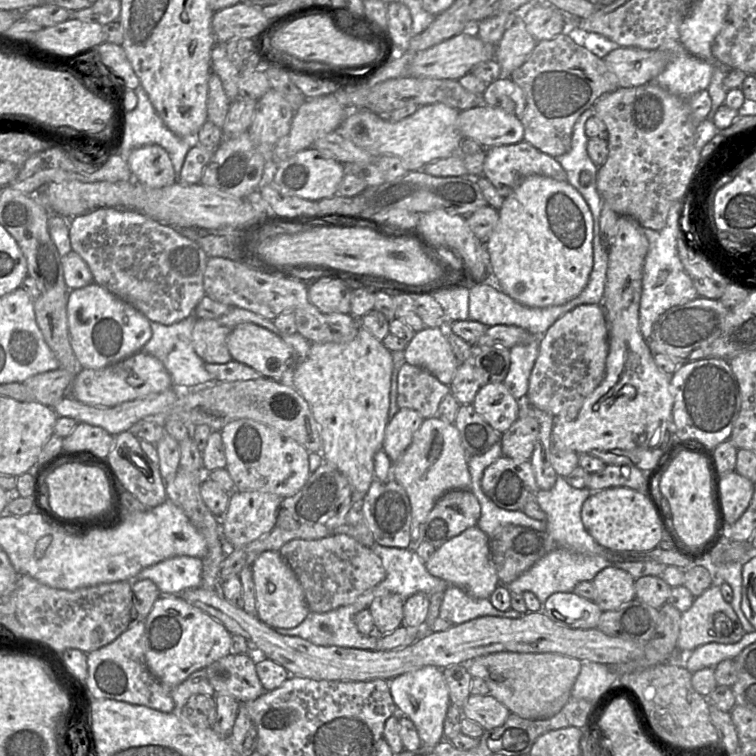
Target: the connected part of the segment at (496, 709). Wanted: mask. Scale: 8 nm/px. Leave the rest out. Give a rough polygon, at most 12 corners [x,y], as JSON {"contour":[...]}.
{"contour":[[470,695],[464,717],[484,730],[502,726],[510,711],[491,695]]}

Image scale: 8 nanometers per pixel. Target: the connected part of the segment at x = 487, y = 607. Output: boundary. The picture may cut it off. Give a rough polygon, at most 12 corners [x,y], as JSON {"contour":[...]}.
{"contour":[[457,586],[443,593],[438,617],[458,625],[483,616],[520,618]]}

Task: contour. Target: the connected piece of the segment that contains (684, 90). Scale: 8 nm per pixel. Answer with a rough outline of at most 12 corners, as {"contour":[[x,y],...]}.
{"contour":[[679,41],[658,50],[669,54],[650,82],[681,98],[707,89],[713,120],[724,104],[727,70],[691,55]]}

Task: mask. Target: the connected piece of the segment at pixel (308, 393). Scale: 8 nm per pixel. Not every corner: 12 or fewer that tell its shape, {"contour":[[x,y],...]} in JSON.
{"contour":[[360,326],[290,374],[324,462],[361,499],[383,449],[392,352]]}

